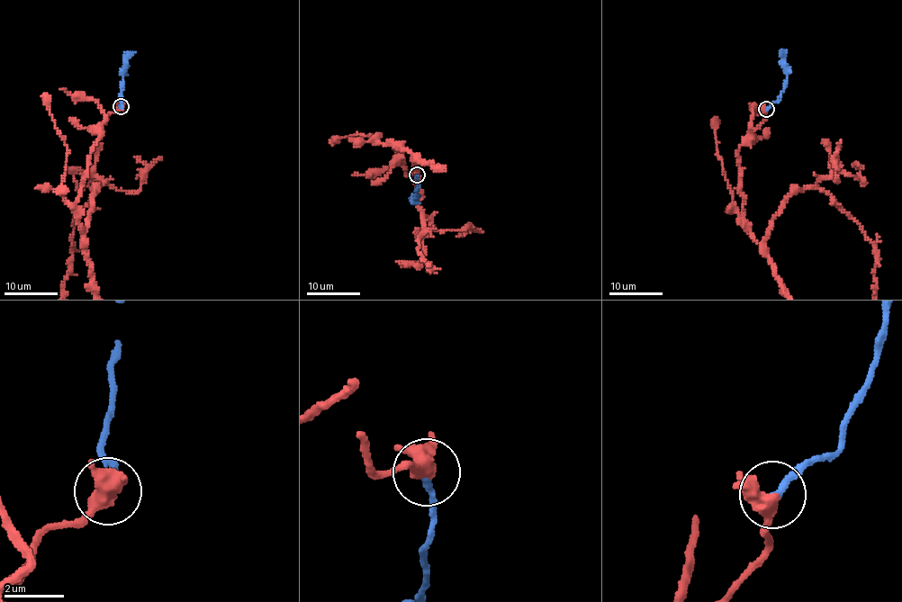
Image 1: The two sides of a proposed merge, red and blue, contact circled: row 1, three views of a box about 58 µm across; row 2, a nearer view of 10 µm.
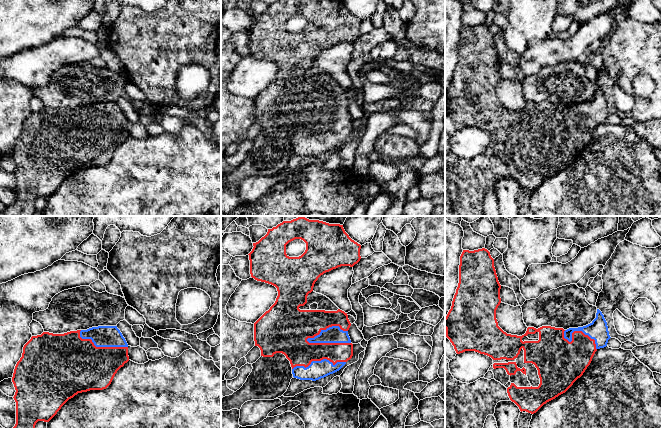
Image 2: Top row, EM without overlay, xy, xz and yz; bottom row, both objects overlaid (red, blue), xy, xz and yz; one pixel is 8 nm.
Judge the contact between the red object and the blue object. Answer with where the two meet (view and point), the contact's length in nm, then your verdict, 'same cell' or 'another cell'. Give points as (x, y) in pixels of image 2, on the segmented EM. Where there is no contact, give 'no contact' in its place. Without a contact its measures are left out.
xz (328, 343) | 360 nm | same cell

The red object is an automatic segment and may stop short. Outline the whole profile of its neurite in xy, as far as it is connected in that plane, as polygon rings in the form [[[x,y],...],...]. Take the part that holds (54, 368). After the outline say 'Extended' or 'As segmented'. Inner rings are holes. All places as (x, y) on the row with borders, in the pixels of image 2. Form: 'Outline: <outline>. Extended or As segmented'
Outline: [[[98,326],[64,334],[43,332],[24,345],[12,382],[15,387],[16,424],[13,428],[35,428],[38,421],[49,422],[61,407],[78,393],[106,389],[117,371],[129,361],[128,344],[117,326]]]. Extended

